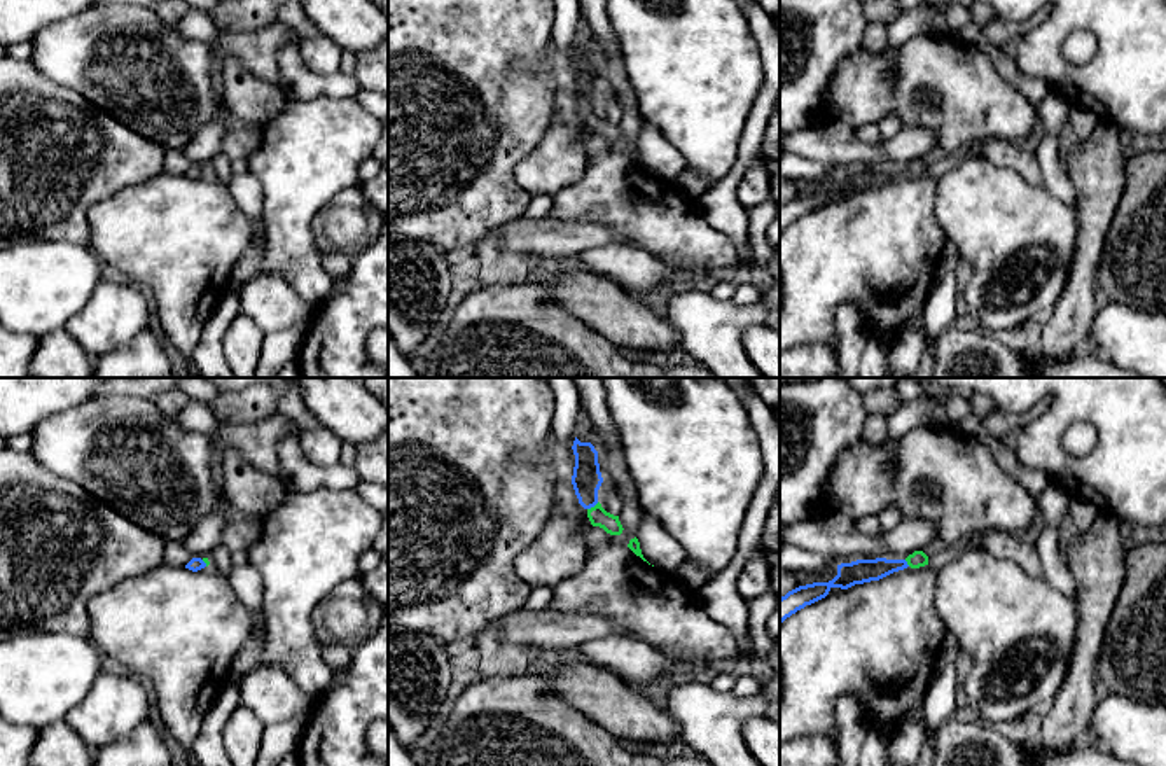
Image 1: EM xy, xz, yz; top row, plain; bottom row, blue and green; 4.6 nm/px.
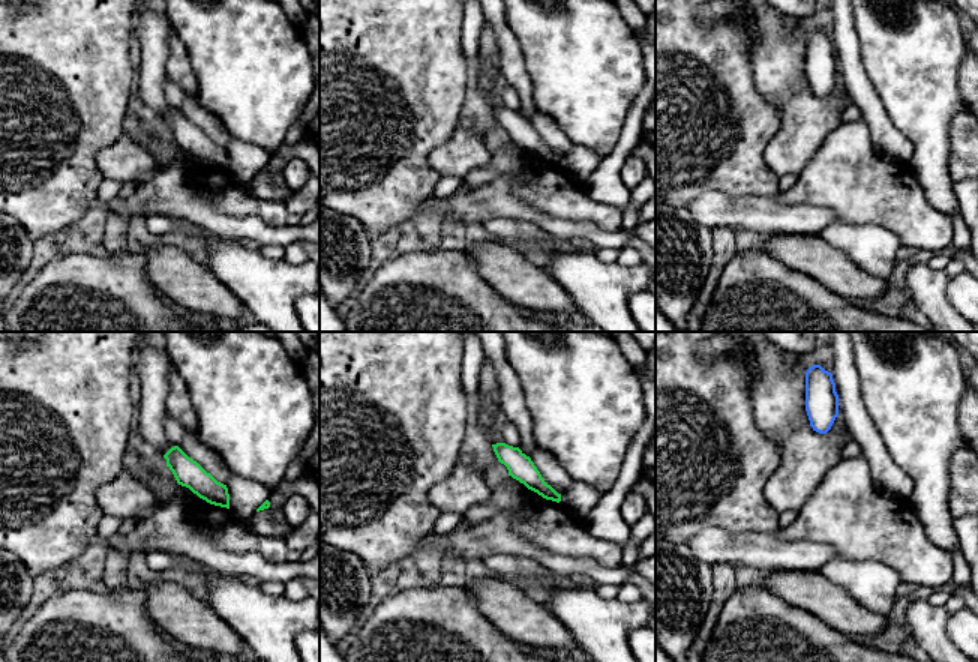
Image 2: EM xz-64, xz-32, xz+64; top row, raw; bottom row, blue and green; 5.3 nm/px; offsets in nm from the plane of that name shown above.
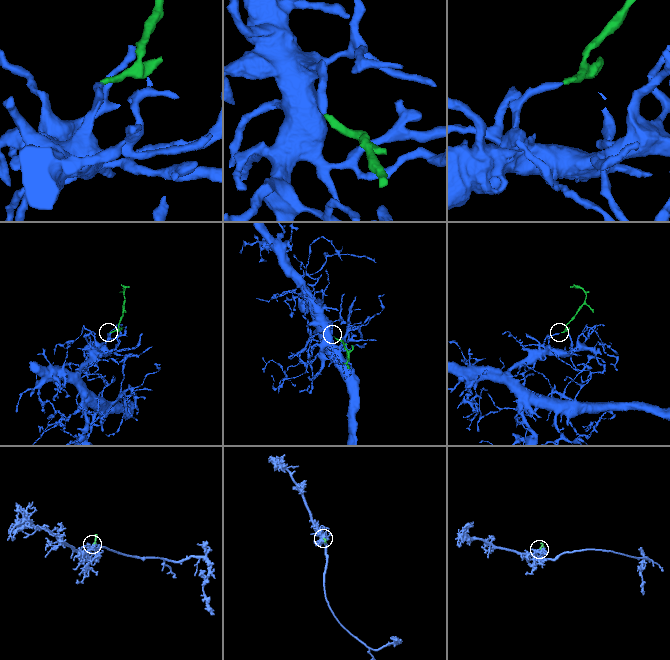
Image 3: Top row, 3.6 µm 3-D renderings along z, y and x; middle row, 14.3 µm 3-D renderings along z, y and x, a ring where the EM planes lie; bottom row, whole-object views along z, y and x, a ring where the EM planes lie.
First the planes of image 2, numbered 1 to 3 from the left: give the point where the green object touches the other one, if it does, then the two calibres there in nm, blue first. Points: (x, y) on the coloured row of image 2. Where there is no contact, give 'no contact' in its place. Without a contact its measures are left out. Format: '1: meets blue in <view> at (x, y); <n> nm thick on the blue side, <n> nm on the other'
1: no contact
2: no contact
3: no contact

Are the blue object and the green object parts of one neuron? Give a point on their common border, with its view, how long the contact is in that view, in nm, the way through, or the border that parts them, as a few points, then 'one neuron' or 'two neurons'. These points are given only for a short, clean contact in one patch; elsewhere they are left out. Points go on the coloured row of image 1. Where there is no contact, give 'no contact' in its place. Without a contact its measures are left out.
meets blue in xz at (593, 506); contact 70 nm long; runs through xz (586, 480), (588, 499), (593, 506), (598, 516); one neuron

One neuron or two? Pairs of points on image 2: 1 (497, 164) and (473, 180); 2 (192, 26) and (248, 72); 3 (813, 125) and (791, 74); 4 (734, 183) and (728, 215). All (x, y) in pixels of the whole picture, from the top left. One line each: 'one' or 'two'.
1: one
2: one
3: one
4: two

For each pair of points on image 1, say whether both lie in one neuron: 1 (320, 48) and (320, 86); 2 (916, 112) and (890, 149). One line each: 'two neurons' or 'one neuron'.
1: two neurons
2: two neurons

